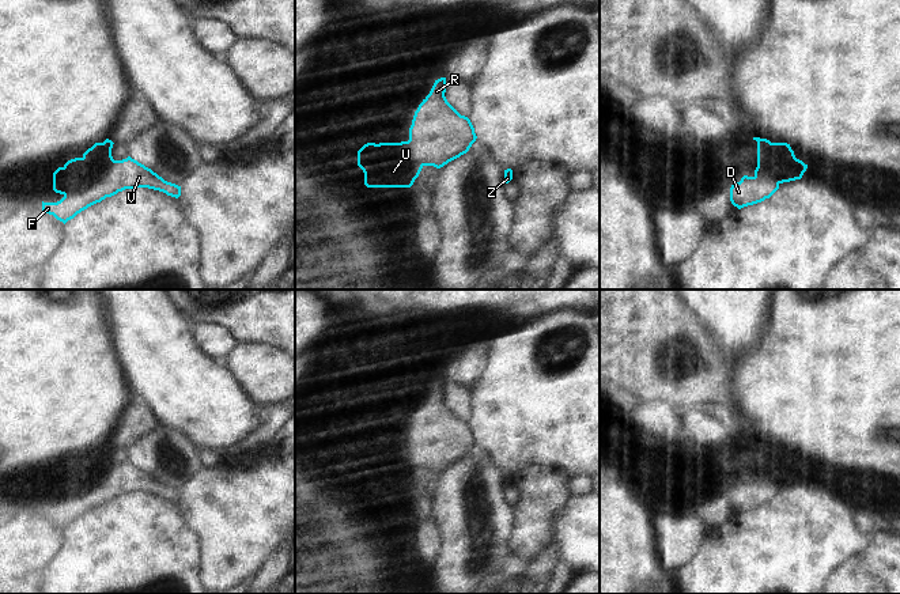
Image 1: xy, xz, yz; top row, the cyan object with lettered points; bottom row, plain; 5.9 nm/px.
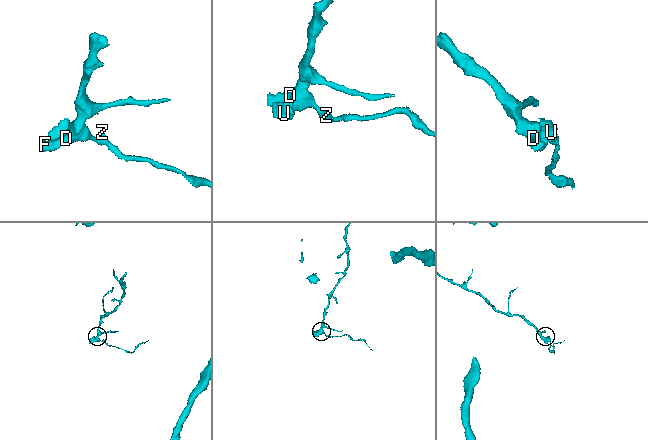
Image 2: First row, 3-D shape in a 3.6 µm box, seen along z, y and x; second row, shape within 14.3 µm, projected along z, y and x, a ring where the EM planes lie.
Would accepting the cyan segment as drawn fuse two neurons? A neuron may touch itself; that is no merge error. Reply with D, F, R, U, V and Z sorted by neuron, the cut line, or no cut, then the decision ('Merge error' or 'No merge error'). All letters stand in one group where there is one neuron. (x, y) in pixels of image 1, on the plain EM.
Groups: D F R U V Z. No split. No merge error

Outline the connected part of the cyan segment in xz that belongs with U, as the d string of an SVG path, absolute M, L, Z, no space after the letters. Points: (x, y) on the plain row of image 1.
M440 382L415 416L408 446L367 447L358 455L367 492L411 492L424 470L440 473L469 455L477 443L474 432L447 406L445 397L446 382Z

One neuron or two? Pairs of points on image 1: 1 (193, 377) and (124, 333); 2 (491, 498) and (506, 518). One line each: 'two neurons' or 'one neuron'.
1: one neuron
2: one neuron

